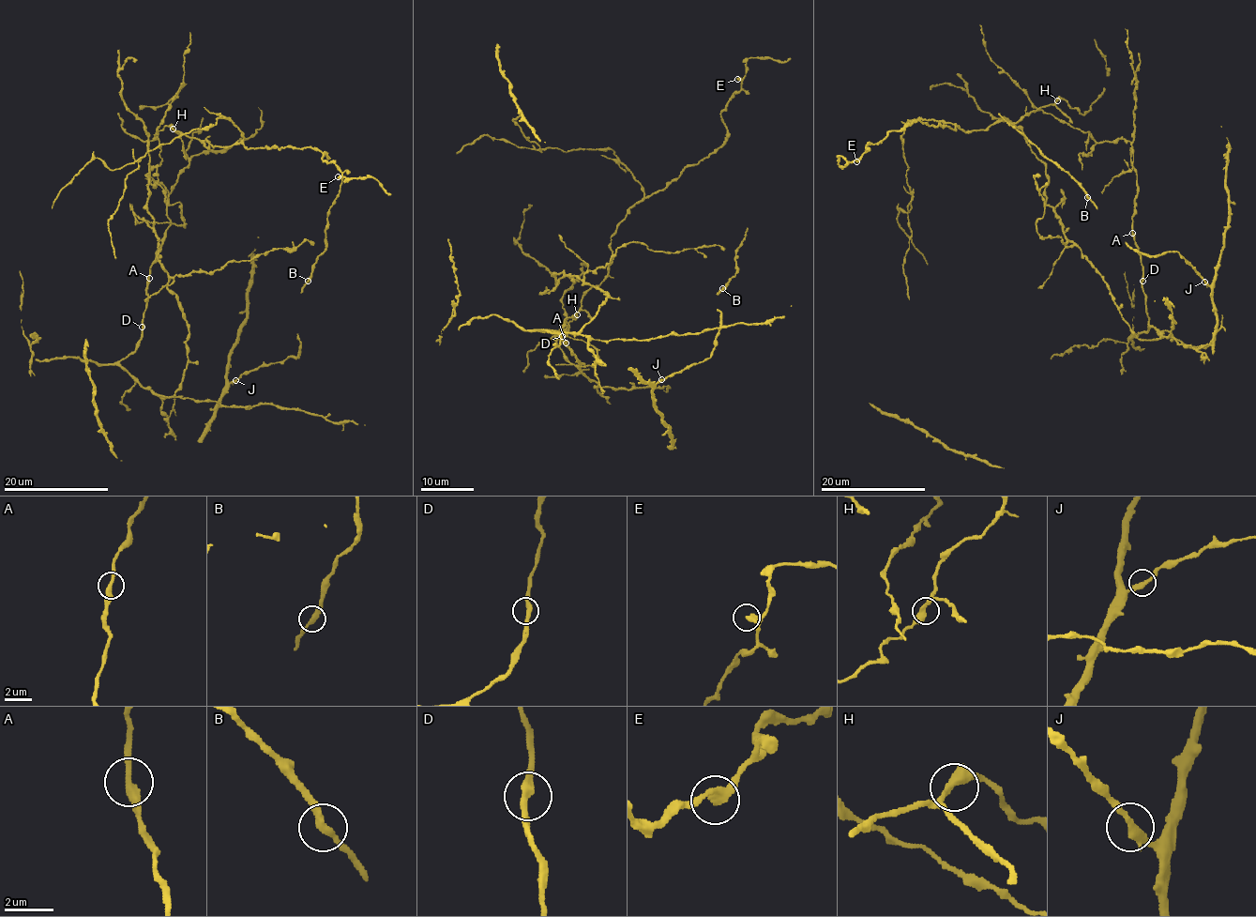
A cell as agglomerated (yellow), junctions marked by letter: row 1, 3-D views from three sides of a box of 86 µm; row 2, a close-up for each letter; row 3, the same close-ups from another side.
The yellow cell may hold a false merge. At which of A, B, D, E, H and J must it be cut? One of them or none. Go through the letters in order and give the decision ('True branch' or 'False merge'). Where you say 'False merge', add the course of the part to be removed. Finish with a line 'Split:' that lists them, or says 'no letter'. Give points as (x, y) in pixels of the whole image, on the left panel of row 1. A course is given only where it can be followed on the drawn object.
A: True branch
B: True branch
D: True branch
E: True branch
H: True branch
J: True branch
Split: no letter

